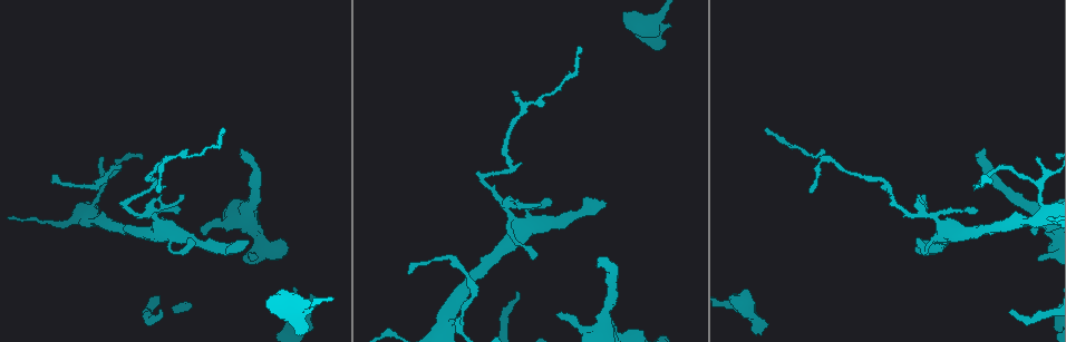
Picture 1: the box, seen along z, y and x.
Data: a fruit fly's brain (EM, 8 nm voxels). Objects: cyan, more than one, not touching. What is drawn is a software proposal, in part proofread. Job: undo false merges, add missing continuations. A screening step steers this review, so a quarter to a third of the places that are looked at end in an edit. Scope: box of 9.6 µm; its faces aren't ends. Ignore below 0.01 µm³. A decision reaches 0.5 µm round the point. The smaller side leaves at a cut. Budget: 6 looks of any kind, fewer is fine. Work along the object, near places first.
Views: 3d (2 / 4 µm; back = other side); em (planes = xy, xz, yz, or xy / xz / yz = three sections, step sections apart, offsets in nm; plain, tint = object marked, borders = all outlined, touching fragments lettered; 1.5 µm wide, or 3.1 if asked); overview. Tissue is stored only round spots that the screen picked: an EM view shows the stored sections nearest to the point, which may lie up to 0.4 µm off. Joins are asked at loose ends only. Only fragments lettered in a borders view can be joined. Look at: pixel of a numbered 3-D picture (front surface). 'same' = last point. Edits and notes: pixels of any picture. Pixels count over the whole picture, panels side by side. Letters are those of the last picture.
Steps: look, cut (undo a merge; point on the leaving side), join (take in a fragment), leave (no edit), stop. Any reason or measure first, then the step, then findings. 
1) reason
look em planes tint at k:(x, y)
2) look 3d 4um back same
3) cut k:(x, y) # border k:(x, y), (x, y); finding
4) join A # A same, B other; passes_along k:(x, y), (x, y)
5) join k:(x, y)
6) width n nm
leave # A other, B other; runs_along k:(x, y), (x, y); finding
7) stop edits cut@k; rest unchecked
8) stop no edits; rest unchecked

tapers out
look em planes borders at 1:(411, 273)

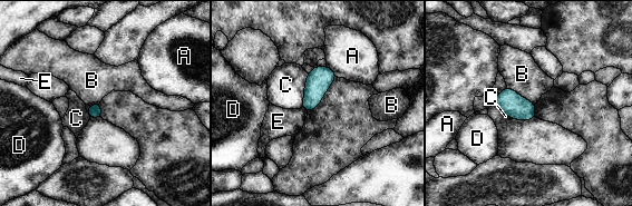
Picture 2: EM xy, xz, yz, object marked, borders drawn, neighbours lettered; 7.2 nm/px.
leave # A other, B other, C other, D other, E other; no lettered fragment goes on from it

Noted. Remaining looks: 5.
an open end
look 3d 2um at 1:(603, 202)

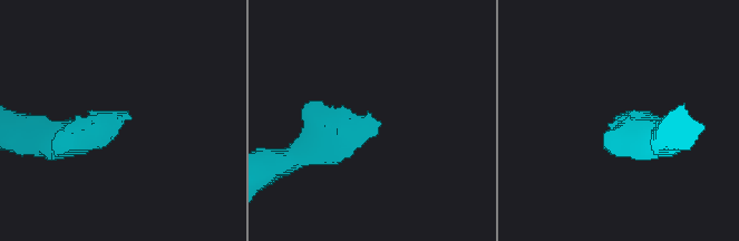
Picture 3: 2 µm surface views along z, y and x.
shape alone is not enough
look em planes borders at 3:(630, 118)

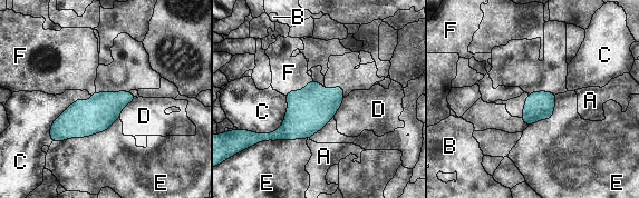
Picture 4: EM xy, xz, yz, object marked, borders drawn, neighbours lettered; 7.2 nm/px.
leave # A other, B other, C other, D other, E other, F other; border 4:(312, 79), (300, 90), (283, 95); no lettered fragment goes on from it

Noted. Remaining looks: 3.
look em planes tint at 1:(1036, 234)

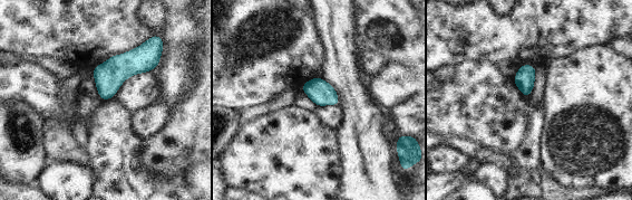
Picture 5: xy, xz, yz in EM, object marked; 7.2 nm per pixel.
look em planes borders same

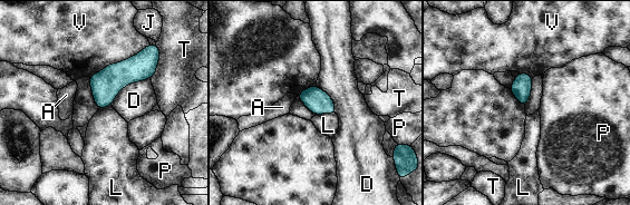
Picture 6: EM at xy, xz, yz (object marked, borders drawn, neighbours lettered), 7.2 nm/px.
leave # A other, D other, J other, L other, P other, T other, V other; border 6:(335, 113), (314, 116); no lettered fragment goes on from it

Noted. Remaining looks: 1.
stop no edits; rest unchecked

